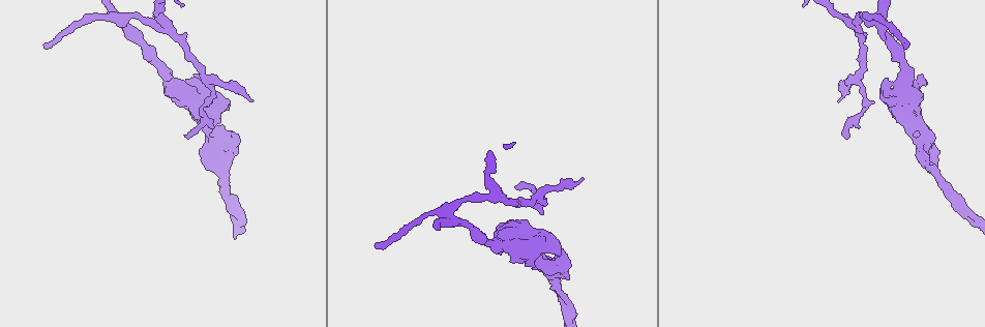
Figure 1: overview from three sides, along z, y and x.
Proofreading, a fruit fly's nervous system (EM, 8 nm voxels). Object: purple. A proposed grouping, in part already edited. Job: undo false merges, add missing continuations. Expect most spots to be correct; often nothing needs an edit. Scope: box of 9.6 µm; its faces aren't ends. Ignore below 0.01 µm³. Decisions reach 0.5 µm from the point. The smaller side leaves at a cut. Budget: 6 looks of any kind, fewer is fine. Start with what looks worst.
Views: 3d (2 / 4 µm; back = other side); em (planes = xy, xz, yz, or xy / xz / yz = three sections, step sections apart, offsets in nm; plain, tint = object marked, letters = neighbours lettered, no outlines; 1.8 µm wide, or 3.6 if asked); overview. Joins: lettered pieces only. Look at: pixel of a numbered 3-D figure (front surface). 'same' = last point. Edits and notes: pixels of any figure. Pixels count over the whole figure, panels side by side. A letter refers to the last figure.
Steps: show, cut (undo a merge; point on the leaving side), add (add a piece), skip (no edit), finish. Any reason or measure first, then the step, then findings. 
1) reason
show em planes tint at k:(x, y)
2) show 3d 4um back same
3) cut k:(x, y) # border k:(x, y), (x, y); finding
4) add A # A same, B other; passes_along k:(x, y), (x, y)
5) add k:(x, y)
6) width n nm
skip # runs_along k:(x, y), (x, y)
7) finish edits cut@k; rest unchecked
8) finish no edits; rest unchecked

four-way junction
show em yz step 8 tint at 1:(120, 24)

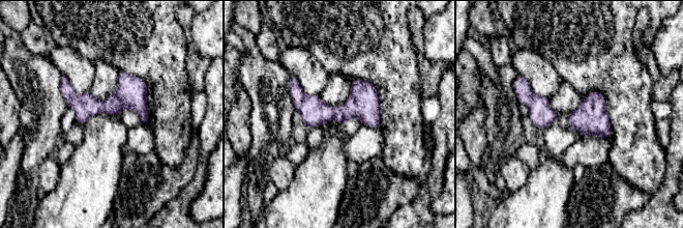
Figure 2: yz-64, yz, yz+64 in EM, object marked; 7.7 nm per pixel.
cut it another way
show em planes letters same

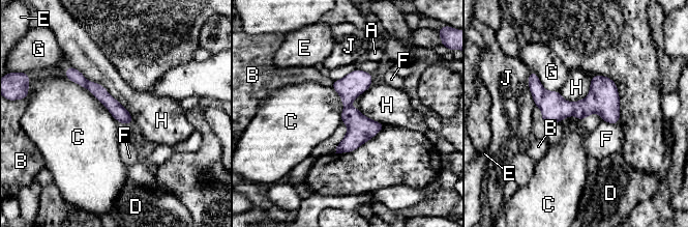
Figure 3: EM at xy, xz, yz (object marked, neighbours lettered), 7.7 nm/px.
skip # A other, B other, C other, D other, E other, F other, G other, H other, J other; runs_along 3:(532, 75), (556, 108), (603, 108), (616, 120); continuous, no second cell

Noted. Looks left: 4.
an open end
show em planes plain at 1:(250, 100)

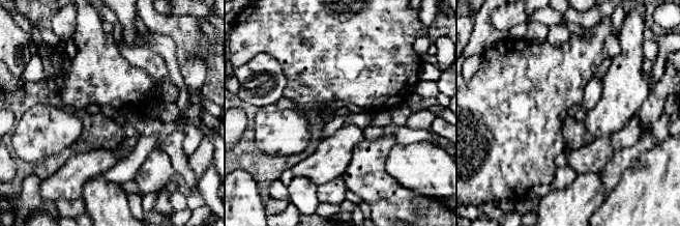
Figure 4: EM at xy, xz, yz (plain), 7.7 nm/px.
what lies round it
show em planes letters same

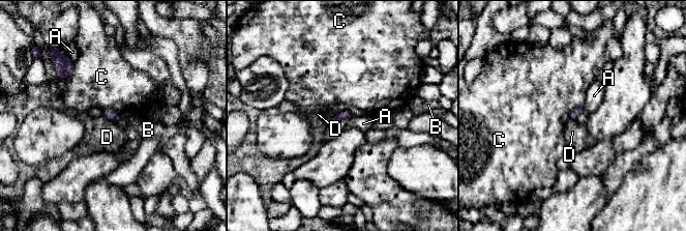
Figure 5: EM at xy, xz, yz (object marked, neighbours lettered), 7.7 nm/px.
longest_contact C 150 nm
skip # A other, B other, C other, D other; none of them fits

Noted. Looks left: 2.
thin end
show em planes letters at 1:(187, 136)

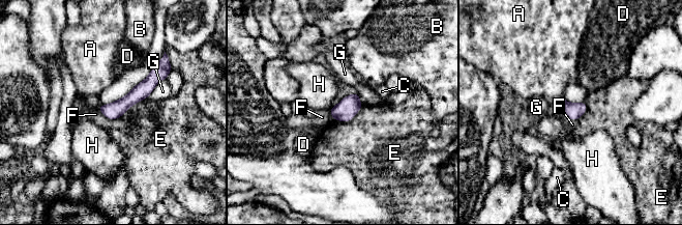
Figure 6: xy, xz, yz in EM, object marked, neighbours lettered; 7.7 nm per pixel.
skip # A other, B other, C other, D other, E other, F other, G other, H other; border 6:(96, 108), (110, 119), (120, 117); none of them fits

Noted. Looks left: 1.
finish no edits; rest unchecked

